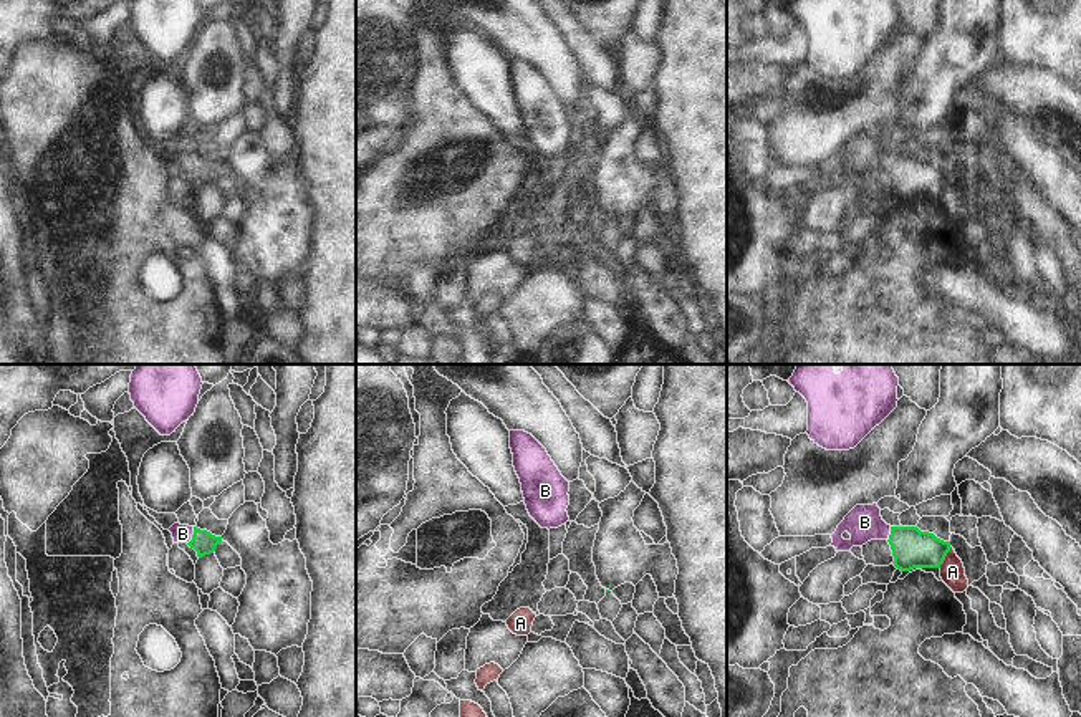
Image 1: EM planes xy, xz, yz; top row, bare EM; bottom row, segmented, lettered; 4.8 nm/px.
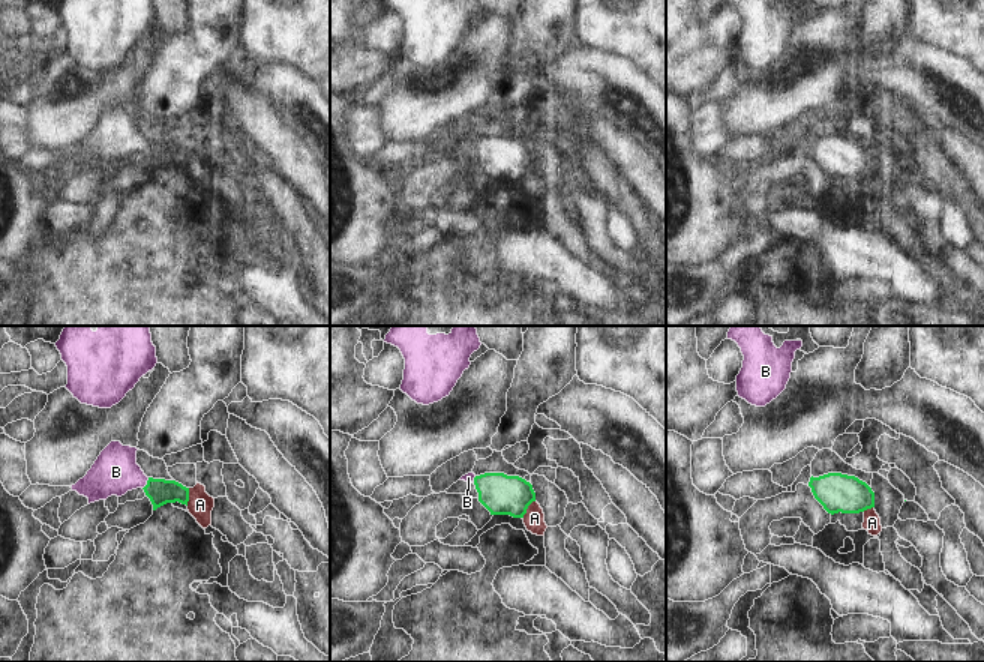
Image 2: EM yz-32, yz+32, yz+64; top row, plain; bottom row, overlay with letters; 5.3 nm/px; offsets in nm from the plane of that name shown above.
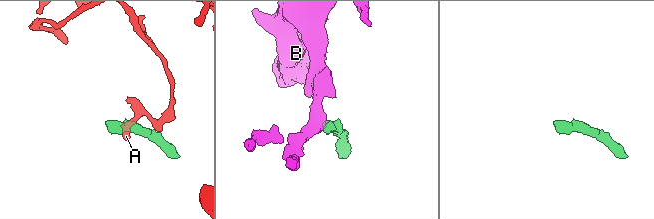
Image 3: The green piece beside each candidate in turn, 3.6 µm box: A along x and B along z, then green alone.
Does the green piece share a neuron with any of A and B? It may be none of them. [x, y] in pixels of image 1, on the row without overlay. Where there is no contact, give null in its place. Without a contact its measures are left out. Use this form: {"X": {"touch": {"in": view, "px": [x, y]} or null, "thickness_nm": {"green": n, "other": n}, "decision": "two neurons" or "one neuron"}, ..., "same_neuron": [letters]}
{"A": {"touch": {"in": "yz", "px": [946, 184]}, "thickness_nm": {"green": 190, "other": 120}, "decision": "two neurons"}, "B": {"touch": {"in": "xy", "px": [192, 164]}, "thickness_nm": {"green": 110, "other": 100}, "decision": "one neuron"}, "same_neuron": ["B"]}

